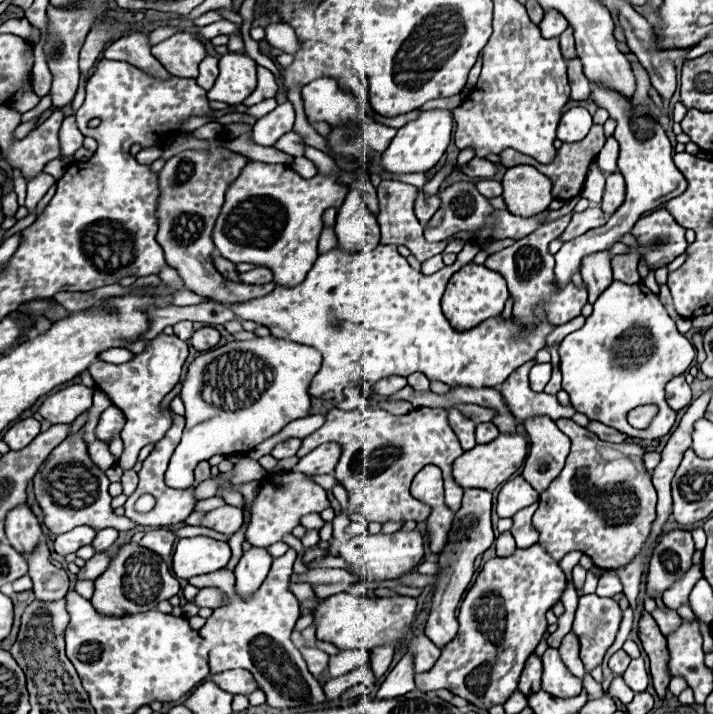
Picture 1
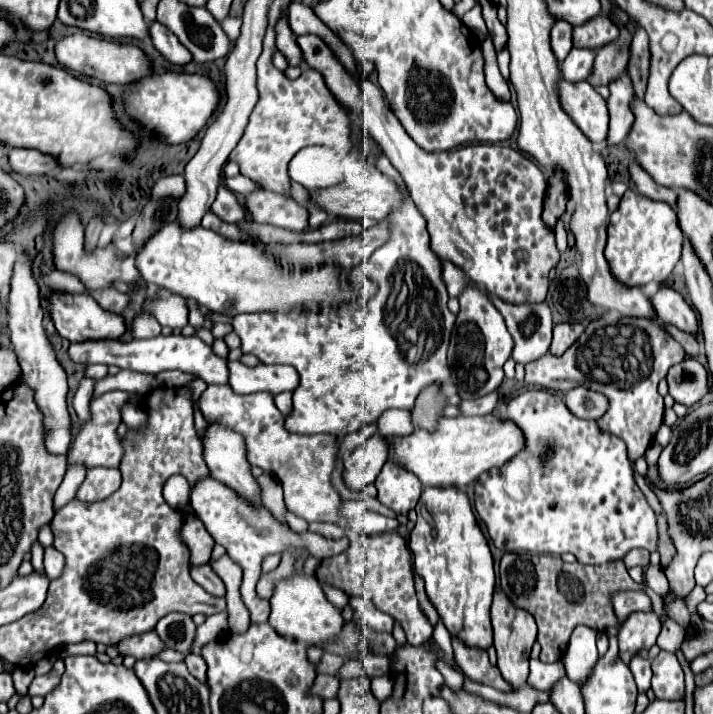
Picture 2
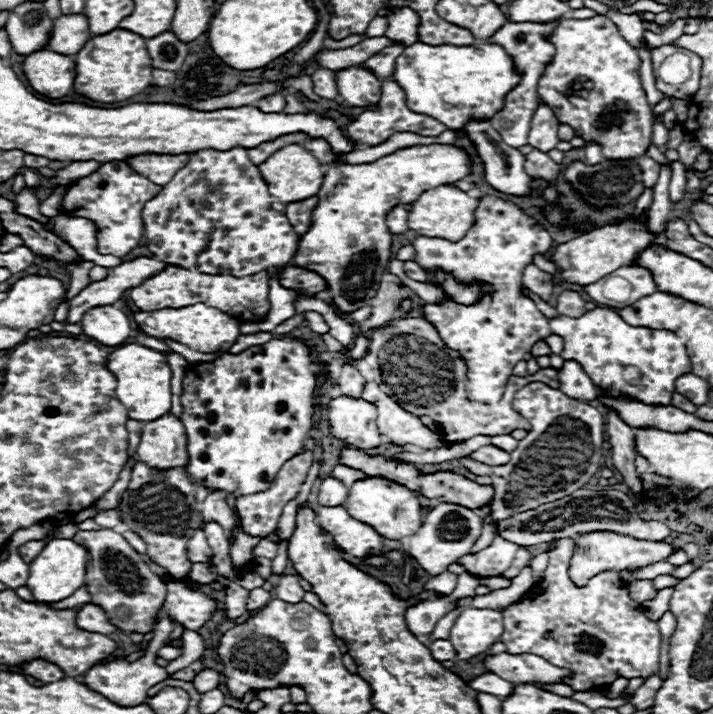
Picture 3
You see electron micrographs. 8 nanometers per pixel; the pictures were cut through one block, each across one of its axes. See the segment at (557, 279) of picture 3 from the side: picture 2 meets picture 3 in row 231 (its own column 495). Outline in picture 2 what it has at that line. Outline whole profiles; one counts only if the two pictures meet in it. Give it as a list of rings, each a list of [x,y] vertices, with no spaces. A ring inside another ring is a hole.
[[[496,592],[492,602],[492,628],[494,628],[494,648],[498,652],[498,668],[502,672],[502,678],[512,686],[512,690],[520,690],[520,686],[526,684],[530,674],[528,662],[530,662],[532,644],[536,642],[536,622],[532,614],[514,608],[508,602],[508,596]]]

